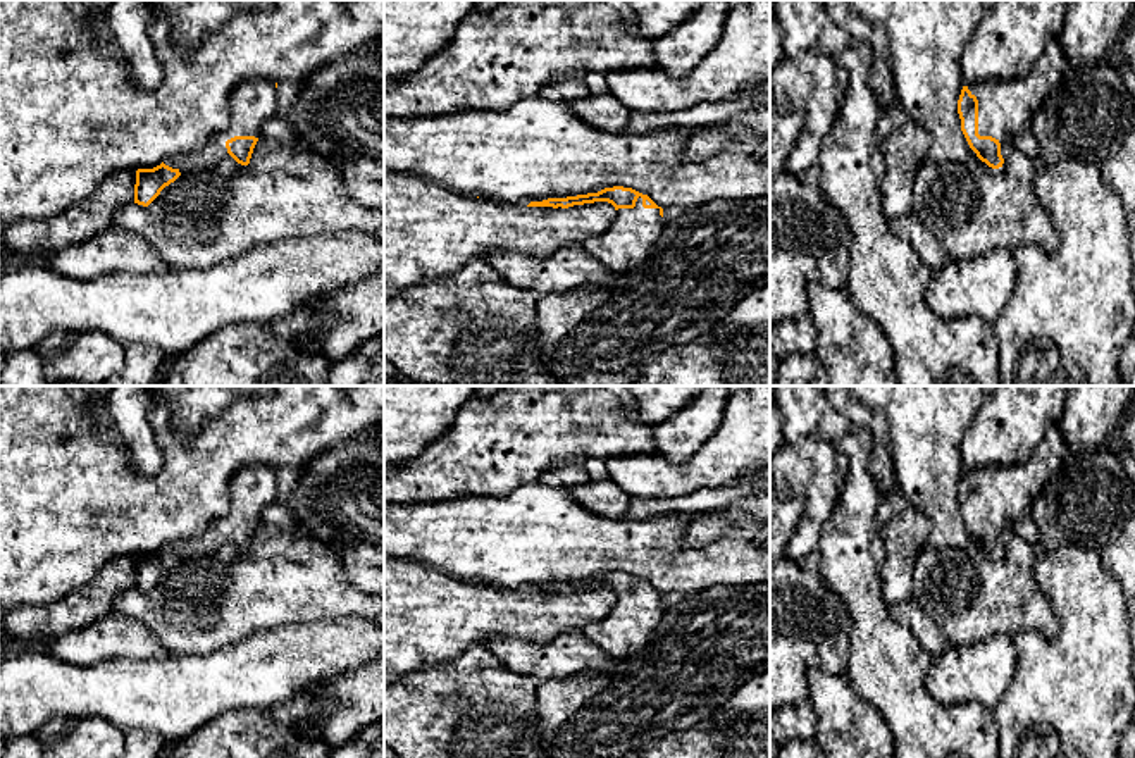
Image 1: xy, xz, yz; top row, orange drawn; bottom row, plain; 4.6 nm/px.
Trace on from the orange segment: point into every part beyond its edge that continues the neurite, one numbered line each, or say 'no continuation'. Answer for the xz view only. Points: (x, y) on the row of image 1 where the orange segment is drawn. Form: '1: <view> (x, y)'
1: xz (627, 243)

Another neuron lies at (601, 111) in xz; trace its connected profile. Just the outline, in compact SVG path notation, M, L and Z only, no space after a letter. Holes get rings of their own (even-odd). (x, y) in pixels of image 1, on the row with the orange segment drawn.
M589 93L586 98L570 103L570 109L580 121L606 133L623 133L632 114L611 93Z

